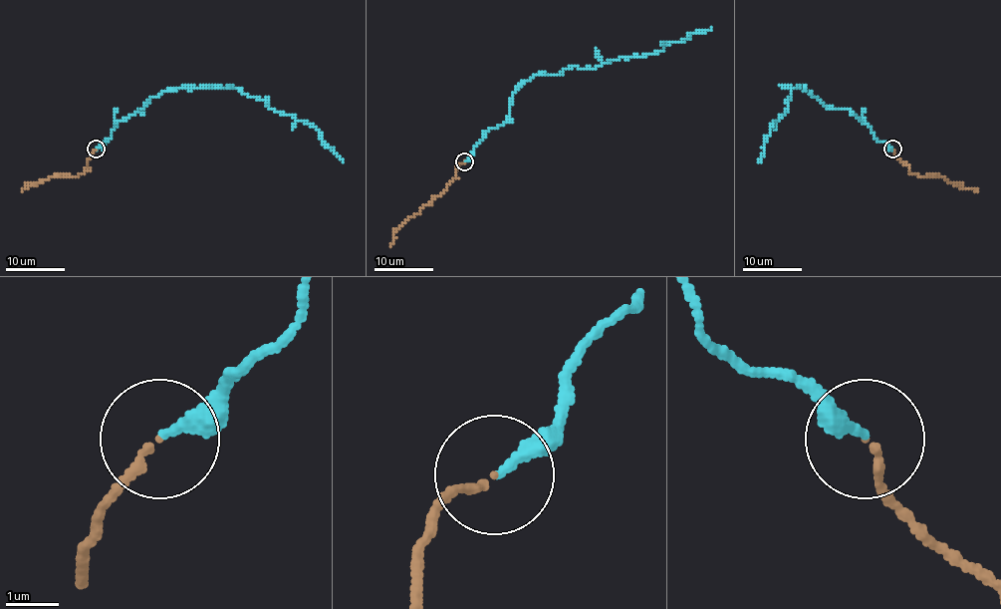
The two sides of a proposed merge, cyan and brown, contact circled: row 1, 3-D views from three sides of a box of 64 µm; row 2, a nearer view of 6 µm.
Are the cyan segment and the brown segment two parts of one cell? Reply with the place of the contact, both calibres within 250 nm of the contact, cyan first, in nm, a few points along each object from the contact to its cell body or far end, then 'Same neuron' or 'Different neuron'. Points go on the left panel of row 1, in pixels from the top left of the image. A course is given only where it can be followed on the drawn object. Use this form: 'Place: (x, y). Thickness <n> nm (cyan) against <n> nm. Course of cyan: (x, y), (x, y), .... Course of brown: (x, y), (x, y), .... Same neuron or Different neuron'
Place: (96, 149). Thickness 200 nm (cyan) against 140 nm. Course of cyan: (96, 150), (117, 123), (153, 96), (190, 87), (238, 87), (312, 124), (342, 161). Course of brown: (96, 150), (82, 174), (58, 174), (21, 191). Same neuron

